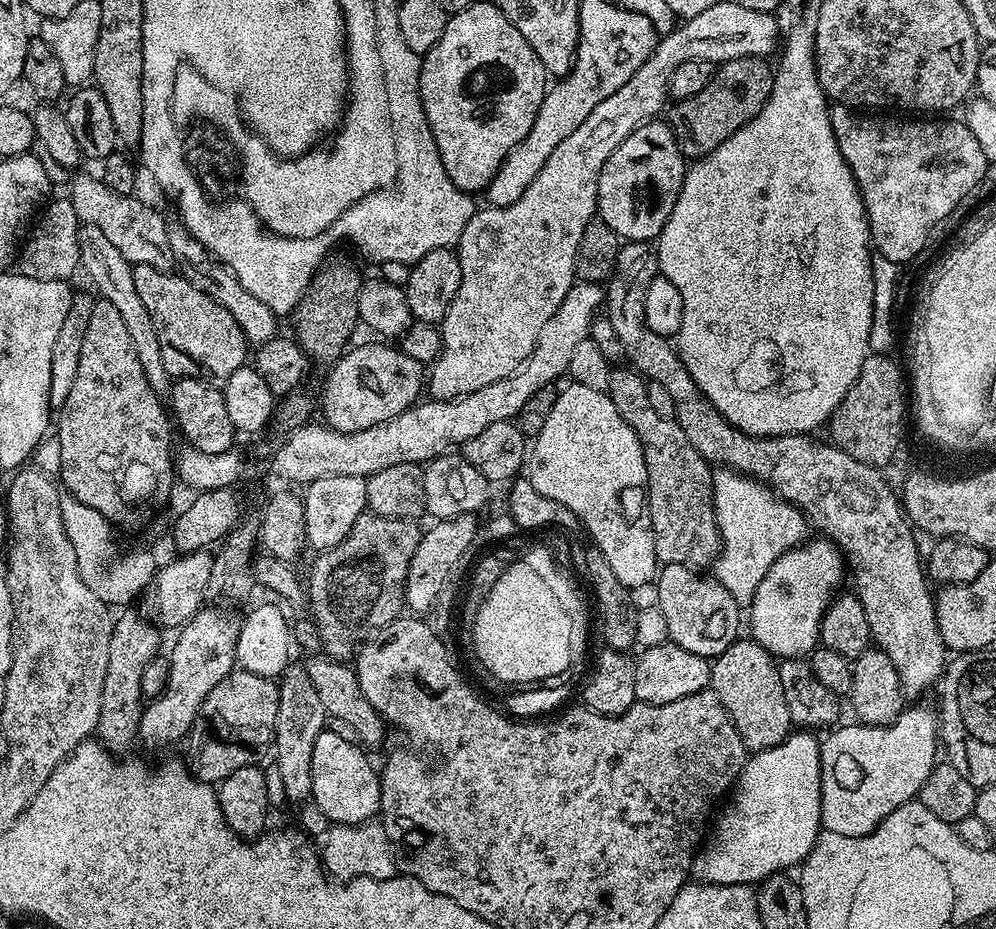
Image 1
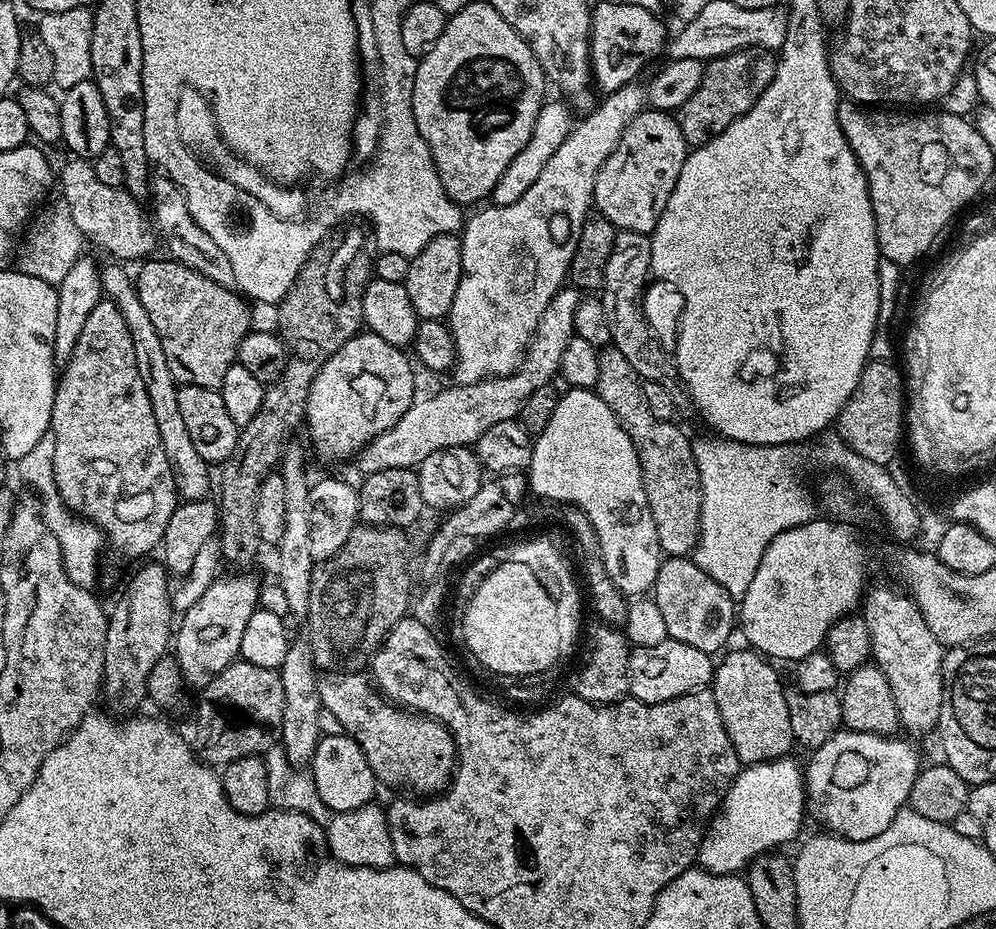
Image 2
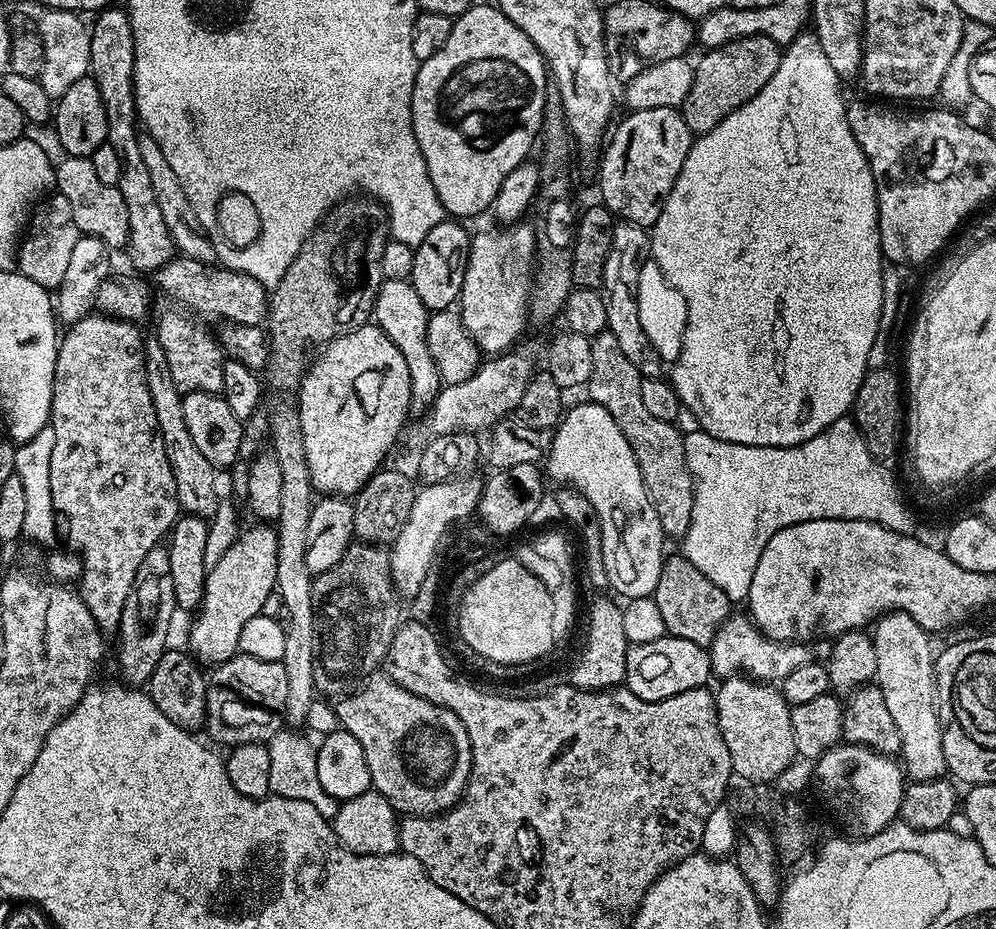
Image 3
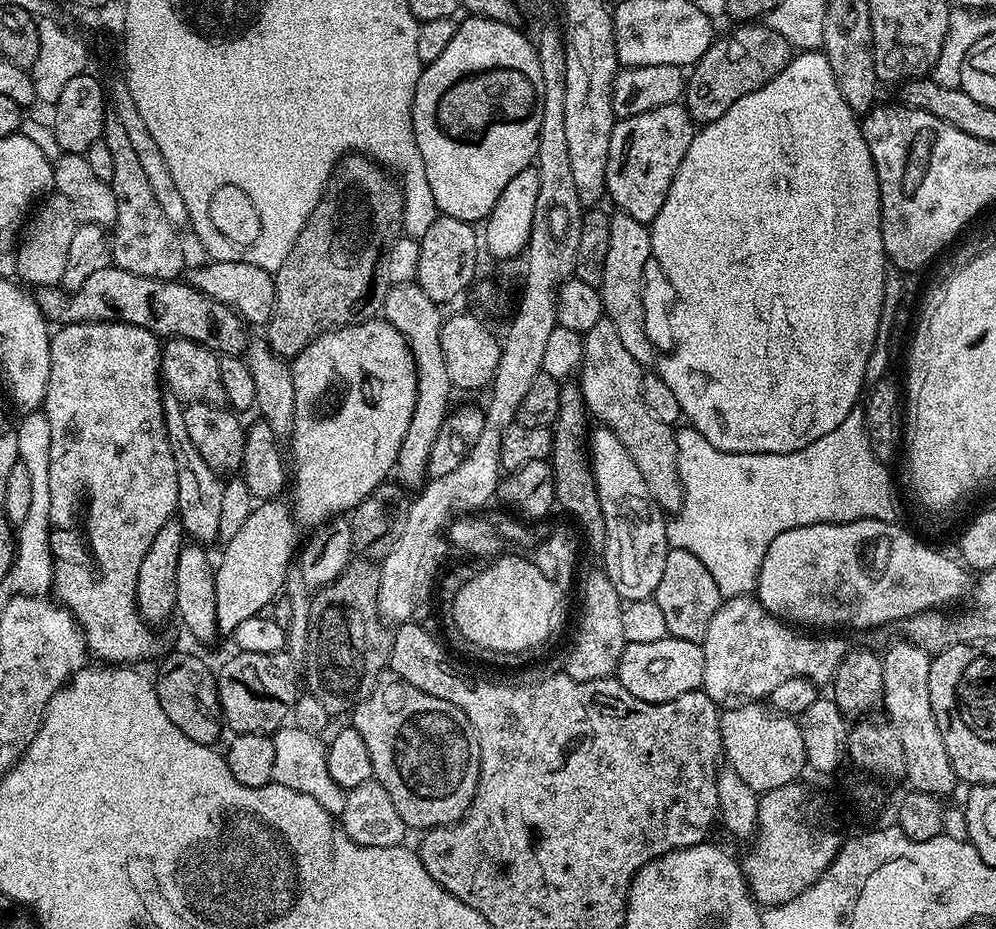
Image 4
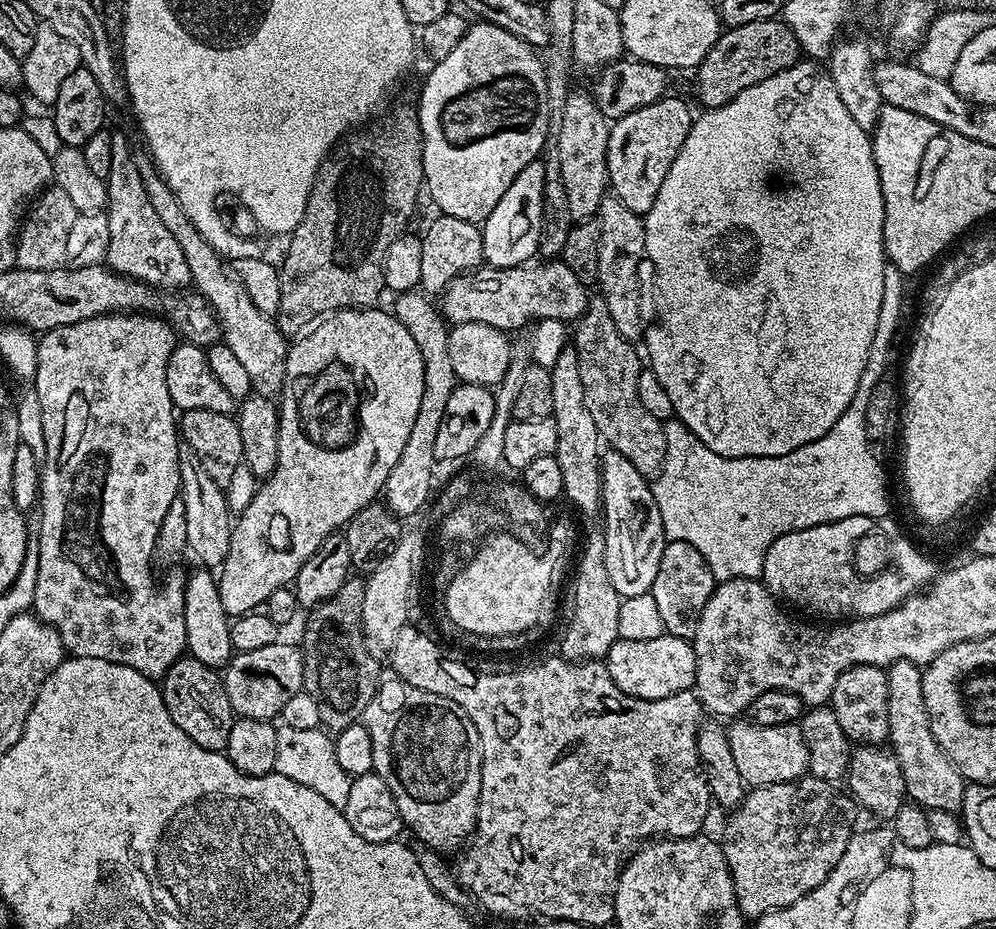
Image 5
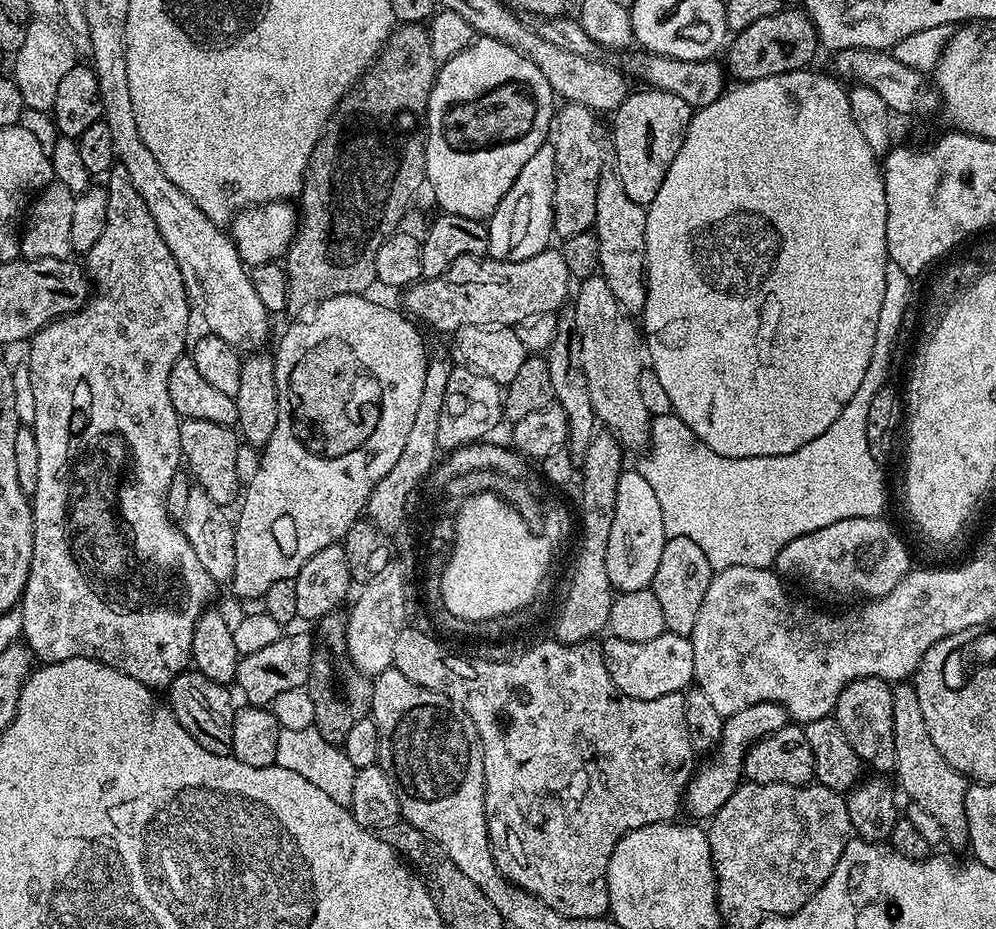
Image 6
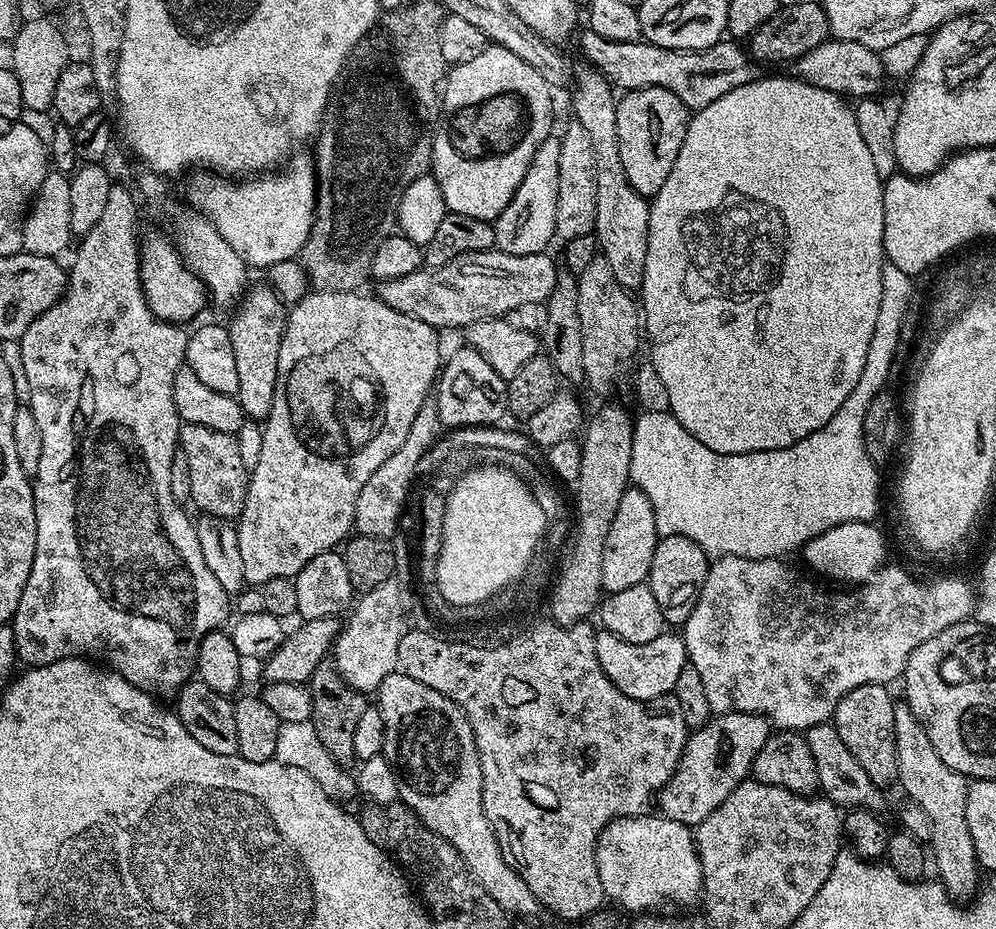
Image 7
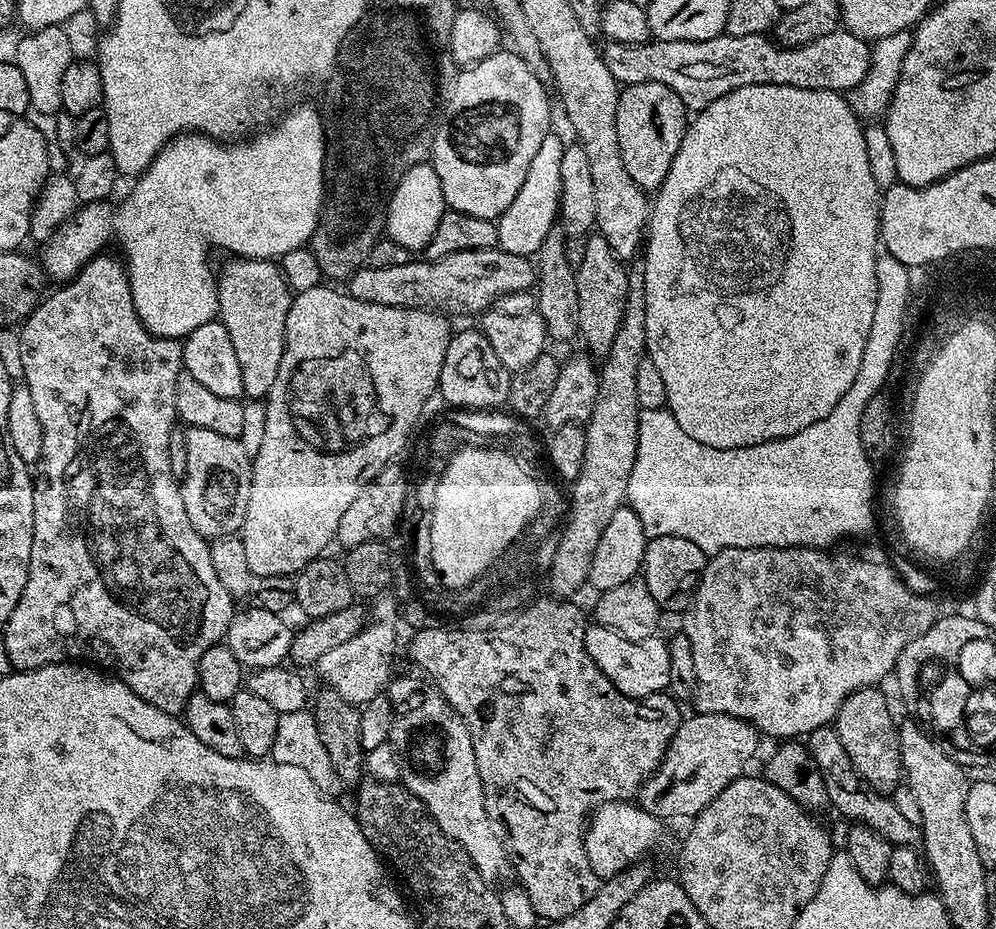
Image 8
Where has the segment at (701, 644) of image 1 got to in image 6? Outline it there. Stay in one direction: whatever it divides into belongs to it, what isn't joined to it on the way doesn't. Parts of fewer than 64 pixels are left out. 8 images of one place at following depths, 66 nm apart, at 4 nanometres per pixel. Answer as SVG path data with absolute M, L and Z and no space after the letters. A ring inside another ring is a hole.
M670 536L662 546L662 559L658 561L658 570L650 585L652 592L662 606L664 627L679 636L691 637L694 622L698 622L698 609L702 606L702 598L706 598L706 590L710 586L714 570L710 562L706 562L706 554L690 538Z

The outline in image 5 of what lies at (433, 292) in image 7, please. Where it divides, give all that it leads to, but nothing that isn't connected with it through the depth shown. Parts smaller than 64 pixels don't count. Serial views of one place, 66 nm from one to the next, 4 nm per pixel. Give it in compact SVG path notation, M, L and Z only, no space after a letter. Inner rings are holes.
M552 258L547 262L540 262L544 264L536 264L537 262L529 263L527 266L521 266L519 268L490 268L487 266L481 266L471 272L463 272L458 278L451 280L448 285L444 287L442 295L438 300L438 309L441 316L448 321L449 325L461 324L462 322L486 322L486 326L494 326L498 330L507 332L509 334L515 333L515 328L520 328L524 323L529 320L529 322L535 322L538 320L563 320L565 322L575 322L584 315L584 312L588 308L588 302L590 299L589 289L586 285L579 280L574 274L574 270L570 270L570 266L566 266L563 259Z

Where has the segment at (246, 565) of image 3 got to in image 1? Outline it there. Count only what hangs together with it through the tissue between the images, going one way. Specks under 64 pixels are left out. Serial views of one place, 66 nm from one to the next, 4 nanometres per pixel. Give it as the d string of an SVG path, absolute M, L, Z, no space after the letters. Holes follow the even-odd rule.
M205 606L195 612L175 633L172 656L167 657L168 676L162 693L143 709L138 740L148 748L164 748L175 740L183 741L192 729L194 718L210 690L237 667L236 643L241 617L231 616L223 607Z

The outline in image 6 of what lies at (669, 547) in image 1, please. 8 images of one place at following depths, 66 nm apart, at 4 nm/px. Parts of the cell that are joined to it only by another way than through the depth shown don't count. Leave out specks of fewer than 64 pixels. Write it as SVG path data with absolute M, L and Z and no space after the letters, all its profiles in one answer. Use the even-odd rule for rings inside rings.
M597 274L589 280L581 280L577 288L580 289L574 292L576 333L580 339L580 361L586 374L586 386L590 390L594 414L597 421L620 443L621 448L629 453L643 453L648 446L653 417L646 410L638 390L638 378L646 367L642 355L641 329L637 321L635 324L632 321L635 319L621 308L618 298L614 298L603 276Z

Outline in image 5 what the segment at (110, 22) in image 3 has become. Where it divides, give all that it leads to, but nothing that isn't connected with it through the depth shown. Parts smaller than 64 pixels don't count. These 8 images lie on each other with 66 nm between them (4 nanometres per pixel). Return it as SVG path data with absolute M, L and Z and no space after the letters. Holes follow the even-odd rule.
M119 134L113 135L110 150L110 174L106 181L108 203L106 215L110 226L110 244L106 264L120 276L130 276L141 280L157 290L184 290L192 284L190 268L186 266L186 256L178 246L178 240L166 230L162 218L150 203L150 194L142 186L140 171L132 148Z

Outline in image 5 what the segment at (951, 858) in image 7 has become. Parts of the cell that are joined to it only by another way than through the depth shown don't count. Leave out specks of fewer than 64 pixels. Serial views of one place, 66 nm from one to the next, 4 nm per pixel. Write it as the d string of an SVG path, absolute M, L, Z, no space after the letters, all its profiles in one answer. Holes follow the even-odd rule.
M896 660L887 669L888 705L890 706L890 730L887 743L895 752L902 766L904 791L909 801L921 808L941 808L947 812L959 813L964 806L966 781L948 755L938 746L930 730L930 718L926 714L926 702L922 698L921 665L911 664L908 660Z

